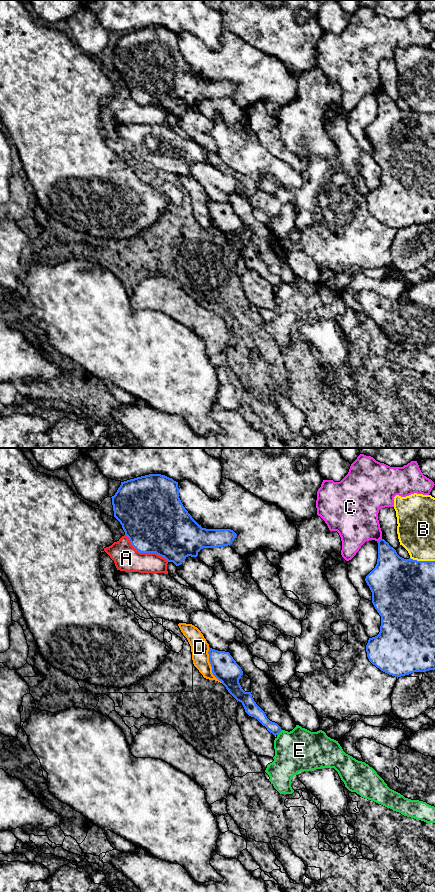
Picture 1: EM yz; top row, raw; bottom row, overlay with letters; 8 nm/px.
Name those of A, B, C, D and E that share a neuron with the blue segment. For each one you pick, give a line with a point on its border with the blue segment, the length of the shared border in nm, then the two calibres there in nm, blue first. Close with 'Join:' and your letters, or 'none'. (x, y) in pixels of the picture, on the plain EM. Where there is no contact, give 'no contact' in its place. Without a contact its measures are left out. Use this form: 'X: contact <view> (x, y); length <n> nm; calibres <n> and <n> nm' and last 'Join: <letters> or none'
Join: none

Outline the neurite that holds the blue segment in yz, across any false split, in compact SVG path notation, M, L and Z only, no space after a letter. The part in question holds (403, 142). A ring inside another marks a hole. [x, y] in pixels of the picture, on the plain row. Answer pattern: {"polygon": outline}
{"polygon": "M384 91L377 95L377 116L365 133L372 144L372 155L381 168L381 178L379 186L368 192L367 209L381 223L397 230L435 222L435 113L404 111Z"}

